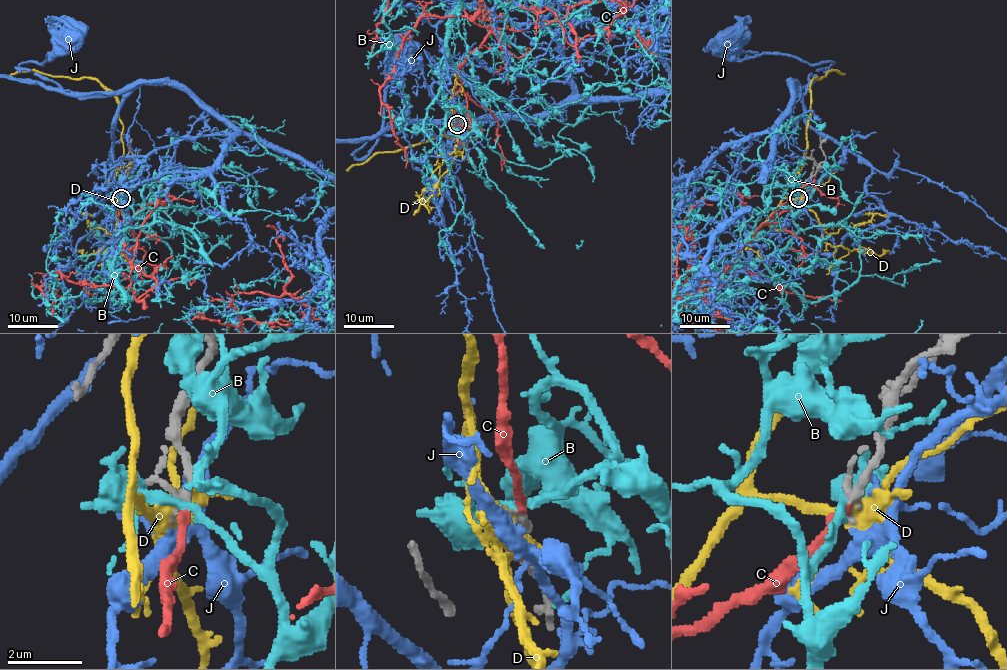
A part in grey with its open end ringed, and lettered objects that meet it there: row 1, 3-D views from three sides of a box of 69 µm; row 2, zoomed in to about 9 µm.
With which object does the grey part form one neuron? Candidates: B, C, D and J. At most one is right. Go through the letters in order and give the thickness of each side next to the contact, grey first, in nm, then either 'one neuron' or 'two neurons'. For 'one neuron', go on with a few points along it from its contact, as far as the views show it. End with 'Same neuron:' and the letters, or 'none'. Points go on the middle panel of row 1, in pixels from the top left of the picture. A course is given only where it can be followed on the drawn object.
B: 240 nm thick on the grey side, 220 nm on the other; two neurons
C: 220 nm thick on the grey side, 220 nm on the other; one neuron
D: 200 nm thick on the grey side, 400 nm on the other; two neurons
J: 190 nm thick on the grey side, 150 nm on the other; two neurons
Same neuron: C

